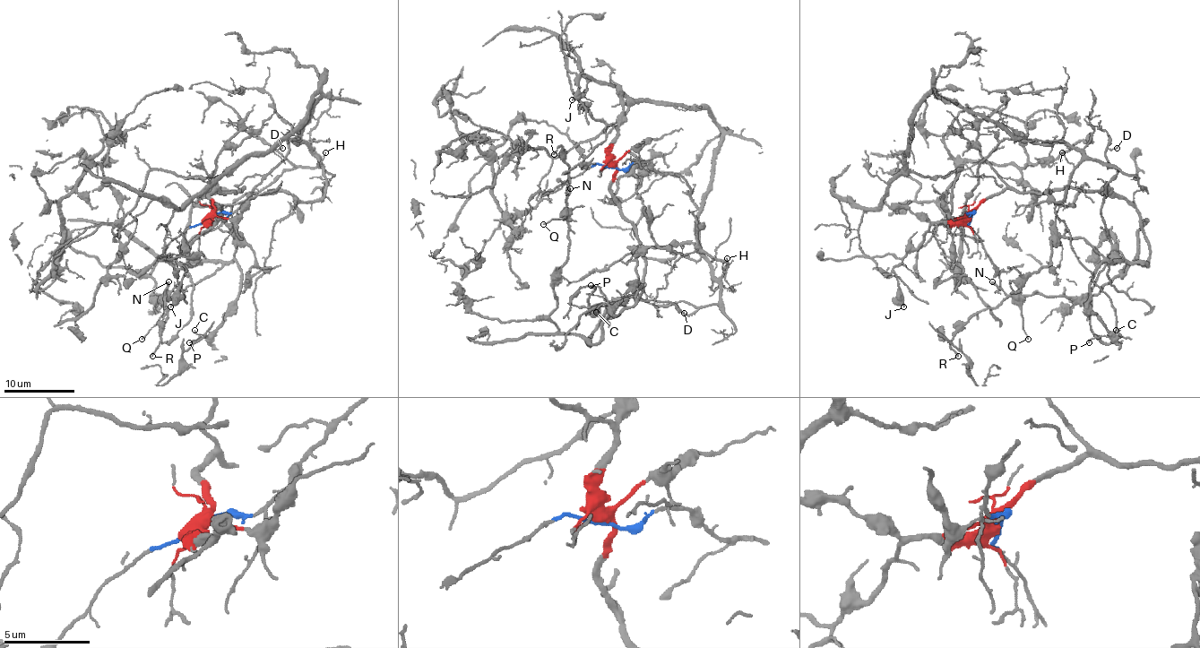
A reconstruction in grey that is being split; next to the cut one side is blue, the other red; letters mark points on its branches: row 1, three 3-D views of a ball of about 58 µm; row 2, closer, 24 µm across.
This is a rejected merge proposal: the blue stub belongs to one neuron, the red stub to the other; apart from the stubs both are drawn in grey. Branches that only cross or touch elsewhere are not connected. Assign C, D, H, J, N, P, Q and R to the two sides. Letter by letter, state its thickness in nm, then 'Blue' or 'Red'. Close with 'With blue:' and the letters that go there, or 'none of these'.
C: Thickness 130 nm. Red
D: Thickness 110 nm. Blue
H: Thickness 90 nm. Blue
J: Thickness 320 nm. Red
N: Thickness 240 nm. Red
P: Thickness 120 nm. Red
Q: Thickness 150 nm. Red
R: Thickness 200 nm. Red
With blue: D, H

